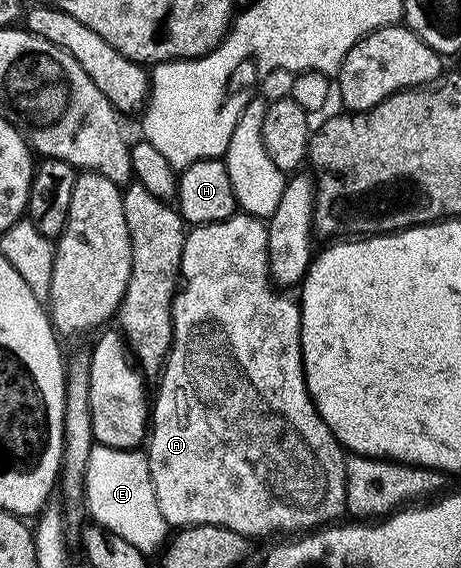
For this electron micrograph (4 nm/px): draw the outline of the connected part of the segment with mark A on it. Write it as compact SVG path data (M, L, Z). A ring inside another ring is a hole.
M241 211L220 223L195 225L187 232L180 284L174 294L172 323L174 324L174 342L170 344L170 354L157 378L158 394L152 397L152 420L148 425L148 464L150 478L167 526L185 527L188 525L219 525L228 527L237 533L243 533L247 539L262 537L265 533L278 535L301 535L307 531L321 529L339 520L346 513L344 495L344 467L347 454L342 445L332 435L328 423L316 411L314 401L306 386L304 363L302 362L302 307L297 300L289 297L289 292L275 286L270 279L270 256L268 255L267 222L260 217L251 217Z

